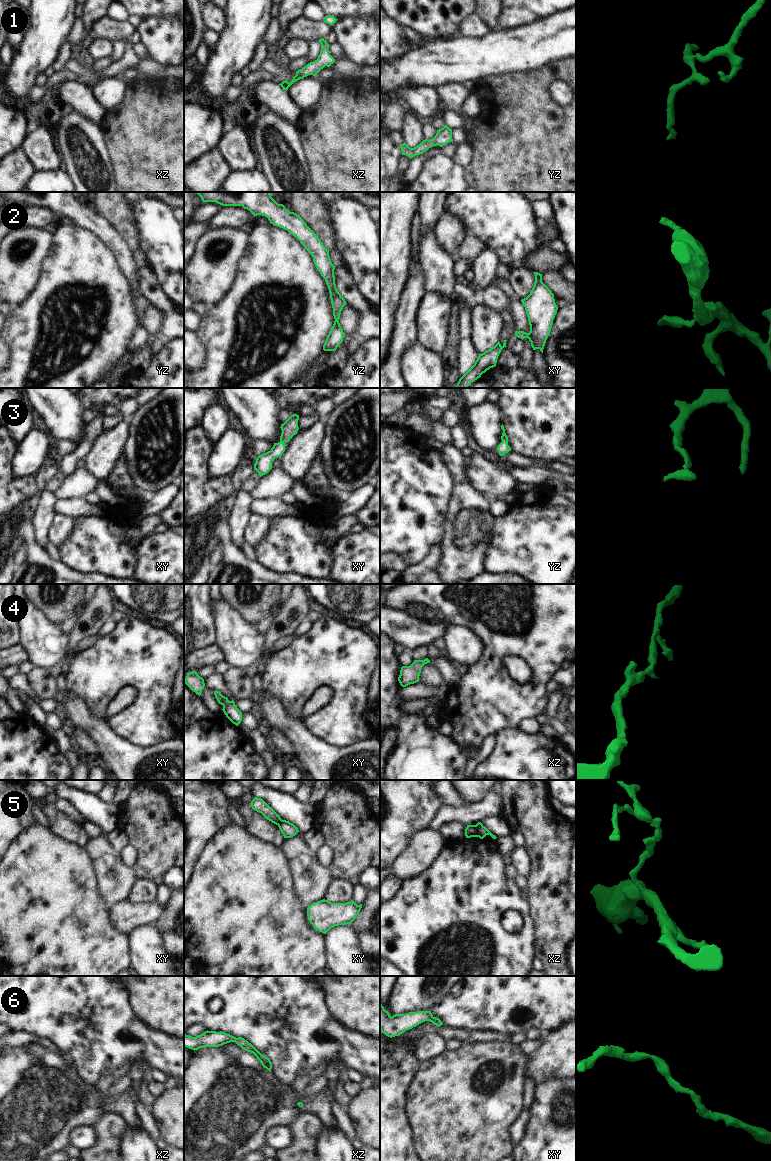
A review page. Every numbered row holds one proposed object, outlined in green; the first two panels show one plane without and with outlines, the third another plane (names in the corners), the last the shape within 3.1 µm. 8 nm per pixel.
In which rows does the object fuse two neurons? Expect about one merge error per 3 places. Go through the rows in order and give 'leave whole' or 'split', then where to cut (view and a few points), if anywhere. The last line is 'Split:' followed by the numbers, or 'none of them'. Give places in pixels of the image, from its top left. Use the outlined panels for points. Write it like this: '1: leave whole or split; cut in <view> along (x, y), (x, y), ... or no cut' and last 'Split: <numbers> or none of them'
1: leave whole; no cut
2: leave whole; no cut
3: leave whole; no cut
4: leave whole; no cut
5: split; cut in xz along (474, 825), (477, 836)
6: leave whole; no cut
Split: 5

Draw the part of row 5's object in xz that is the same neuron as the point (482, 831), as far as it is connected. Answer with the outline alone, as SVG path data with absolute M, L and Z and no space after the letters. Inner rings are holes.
M478 822L475 826L477 837L479 837L480 839L483 839L486 835L490 835L493 839L497 838L481 822Z

